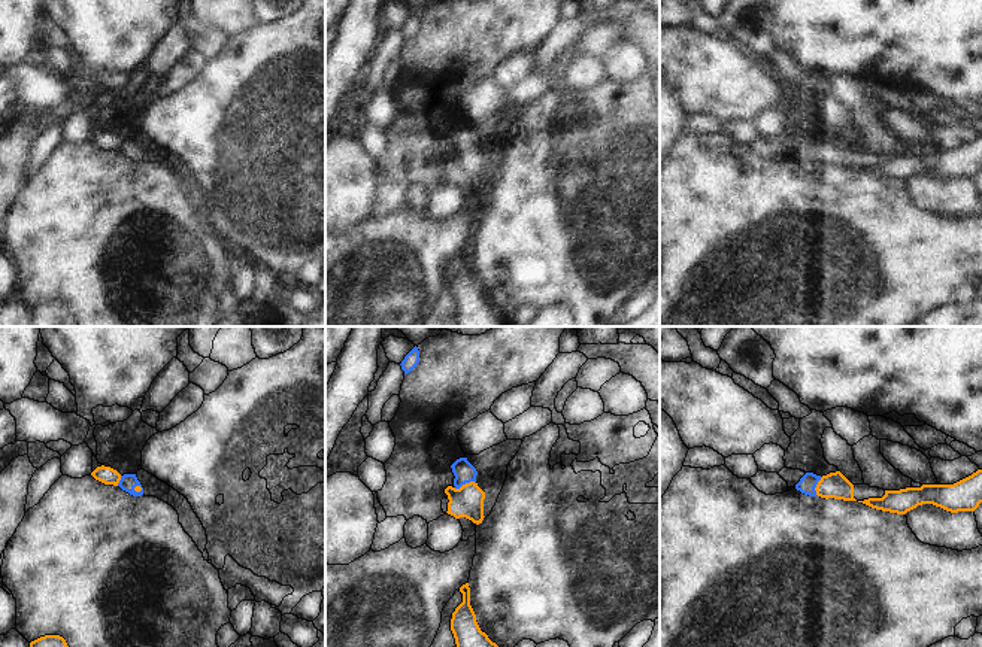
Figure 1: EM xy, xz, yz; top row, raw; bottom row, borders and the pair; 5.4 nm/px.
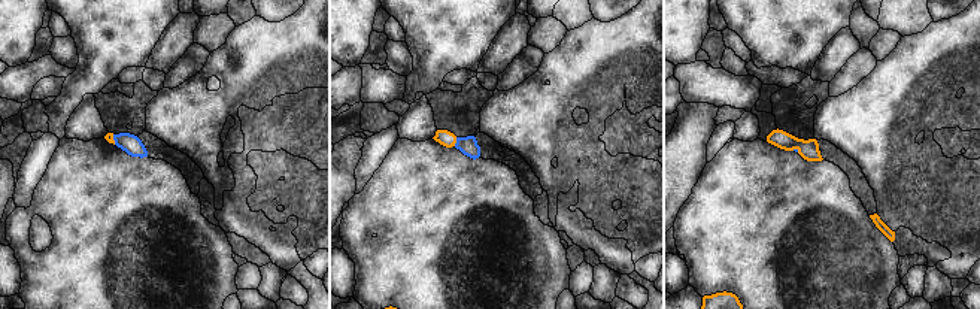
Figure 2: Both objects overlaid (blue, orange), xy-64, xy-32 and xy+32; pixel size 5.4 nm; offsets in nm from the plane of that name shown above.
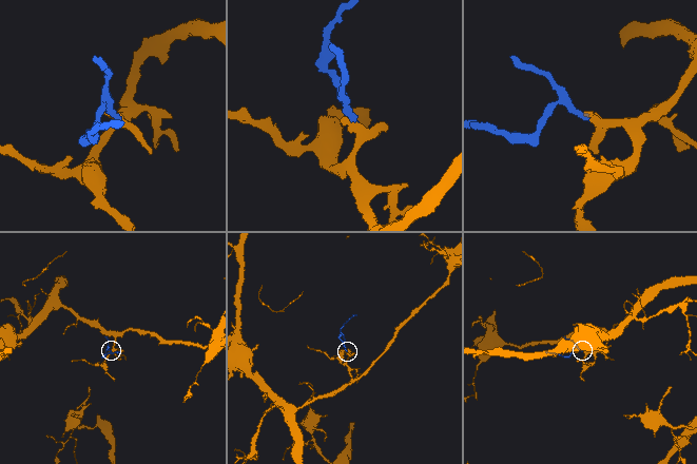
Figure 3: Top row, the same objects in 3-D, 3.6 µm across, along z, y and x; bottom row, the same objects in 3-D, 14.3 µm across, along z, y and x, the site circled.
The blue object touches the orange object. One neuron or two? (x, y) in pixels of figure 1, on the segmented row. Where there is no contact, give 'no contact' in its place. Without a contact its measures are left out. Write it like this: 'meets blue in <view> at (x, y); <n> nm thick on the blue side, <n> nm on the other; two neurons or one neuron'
meets blue in xz at (464, 483); 110 nm thick on the blue side, 170 nm on the other; one neuron

